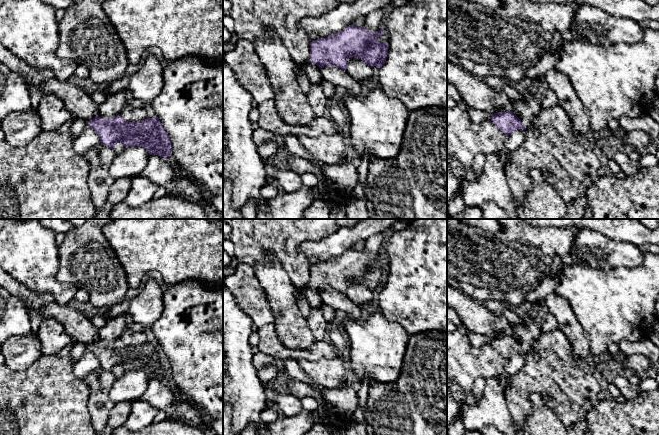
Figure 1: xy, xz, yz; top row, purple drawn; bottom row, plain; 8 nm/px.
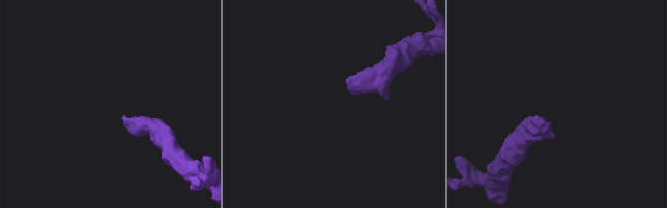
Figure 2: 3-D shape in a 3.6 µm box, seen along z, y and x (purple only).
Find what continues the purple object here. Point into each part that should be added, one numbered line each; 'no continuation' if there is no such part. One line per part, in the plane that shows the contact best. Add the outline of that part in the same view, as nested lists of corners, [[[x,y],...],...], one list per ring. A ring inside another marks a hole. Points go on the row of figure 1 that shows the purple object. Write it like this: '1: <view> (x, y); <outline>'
1: yz (526, 109); [[[524,95],[522,100],[511,100],[512,112],[516,115],[525,127],[528,127],[535,116],[541,111],[539,97]]]

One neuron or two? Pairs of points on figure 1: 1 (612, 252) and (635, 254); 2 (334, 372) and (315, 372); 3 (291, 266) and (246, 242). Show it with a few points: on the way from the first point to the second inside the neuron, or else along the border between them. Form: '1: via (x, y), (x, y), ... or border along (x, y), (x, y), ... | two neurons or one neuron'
1: via (618, 254), (629, 254) | one neuron
2: via (329, 372), (320, 372) | one neuron
3: via (281, 254), (269, 242), (258, 242) | one neuron

